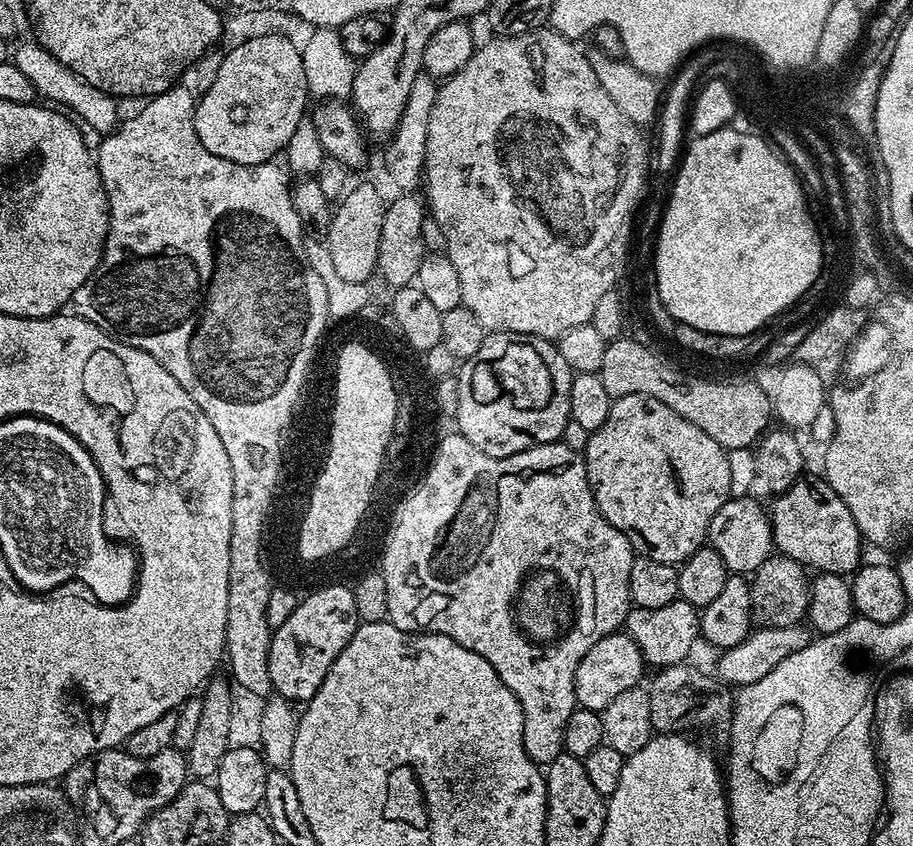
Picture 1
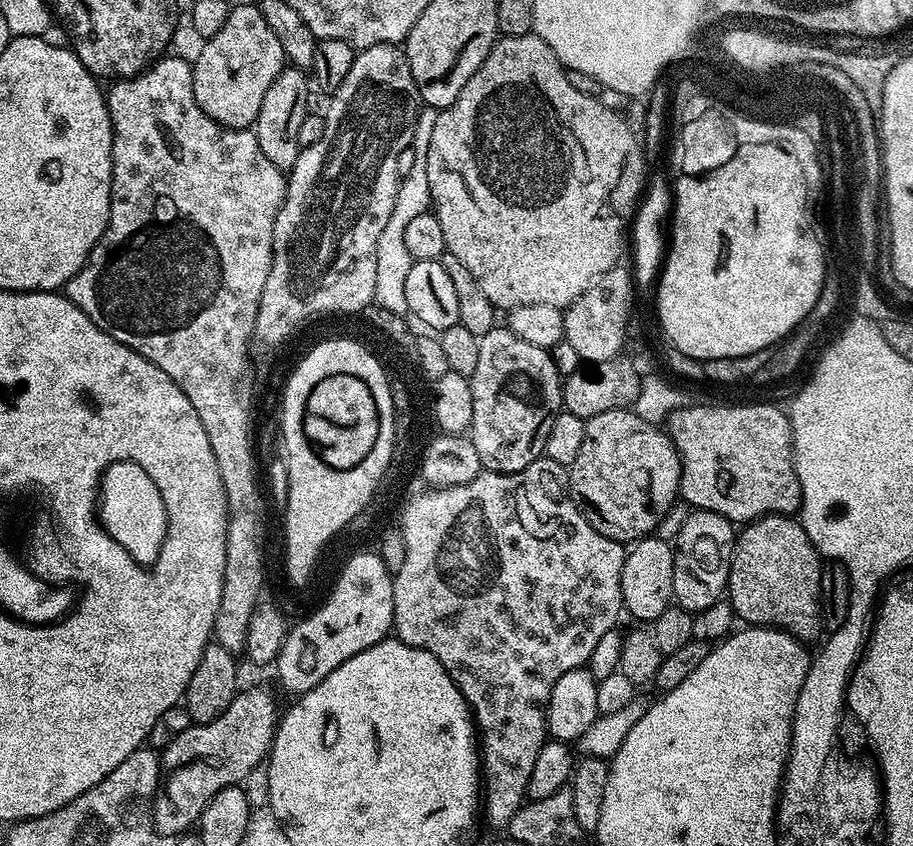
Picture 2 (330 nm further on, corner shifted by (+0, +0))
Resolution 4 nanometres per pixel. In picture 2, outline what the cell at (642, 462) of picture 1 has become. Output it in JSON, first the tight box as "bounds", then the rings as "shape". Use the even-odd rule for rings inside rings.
{"bounds":[567,408,680,542],"shape":[[[615,408],[585,419],[586,434],[578,458],[567,469],[568,490],[578,510],[602,534],[611,540],[635,542],[655,533],[666,513],[672,511],[680,495],[680,451],[663,427],[644,420],[635,410]]]}

